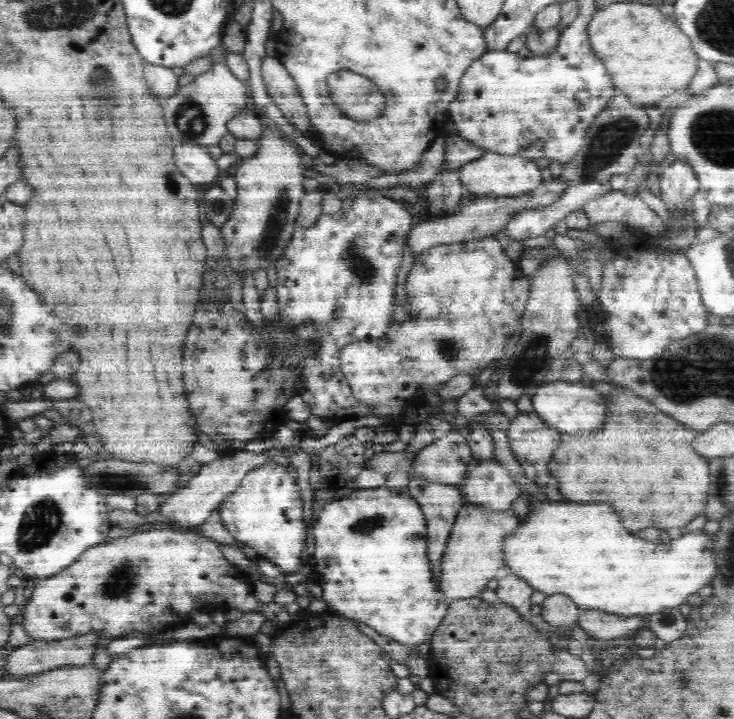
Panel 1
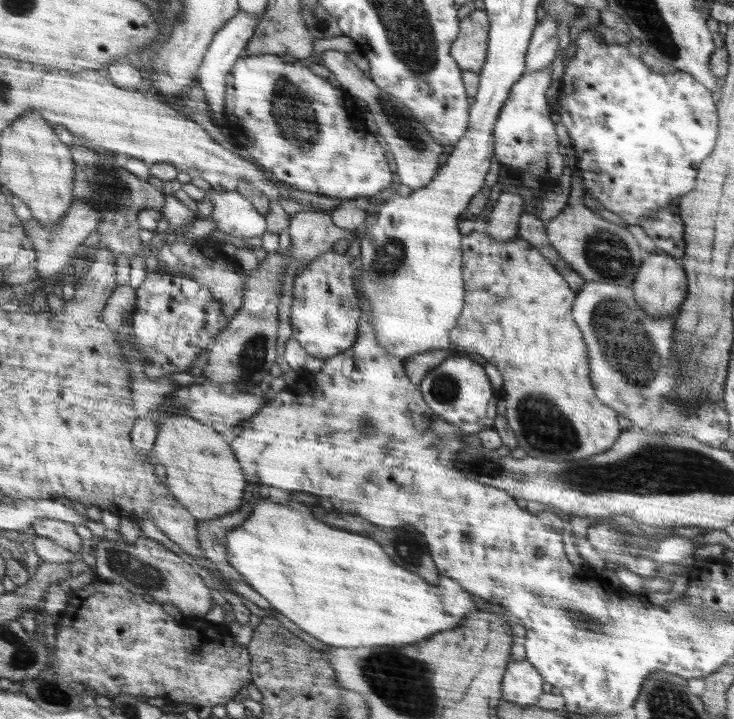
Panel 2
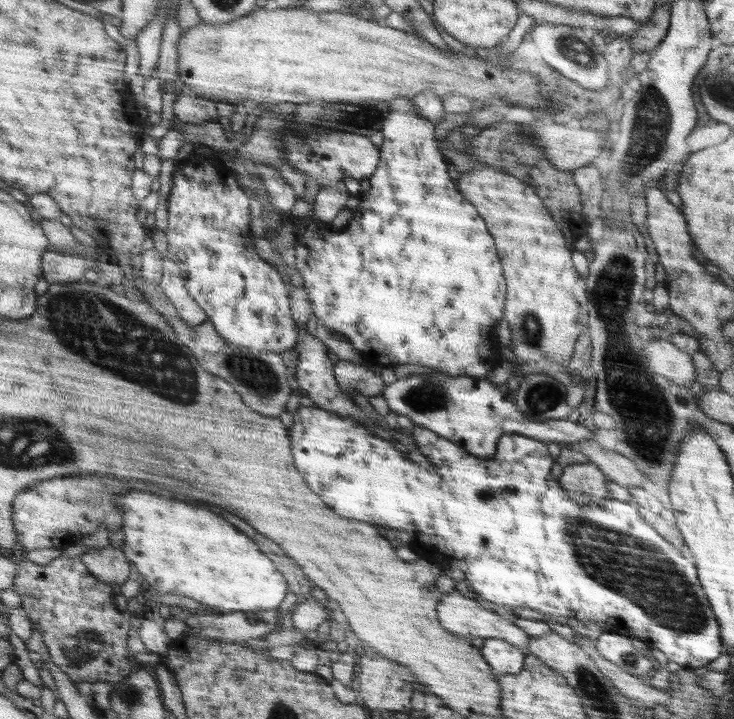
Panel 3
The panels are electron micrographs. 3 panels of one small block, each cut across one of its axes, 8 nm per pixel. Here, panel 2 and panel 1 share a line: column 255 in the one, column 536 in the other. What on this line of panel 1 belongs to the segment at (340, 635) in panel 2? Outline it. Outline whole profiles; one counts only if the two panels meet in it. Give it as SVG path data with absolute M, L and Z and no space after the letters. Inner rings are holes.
M554 502L536 506L530 512L530 518L520 526L520 532L516 532L512 540L505 540L504 550L506 567L523 580L528 578L532 590L539 590L546 596L568 592L566 595L576 600L574 603L578 608L598 608L624 616L643 616L667 608L677 608L686 603L688 596L708 586L718 572L712 534L692 530L676 540L670 540L668 544L662 542L654 546L654 542L642 540L620 526L620 522L616 522L616 512L612 506L604 502Z

